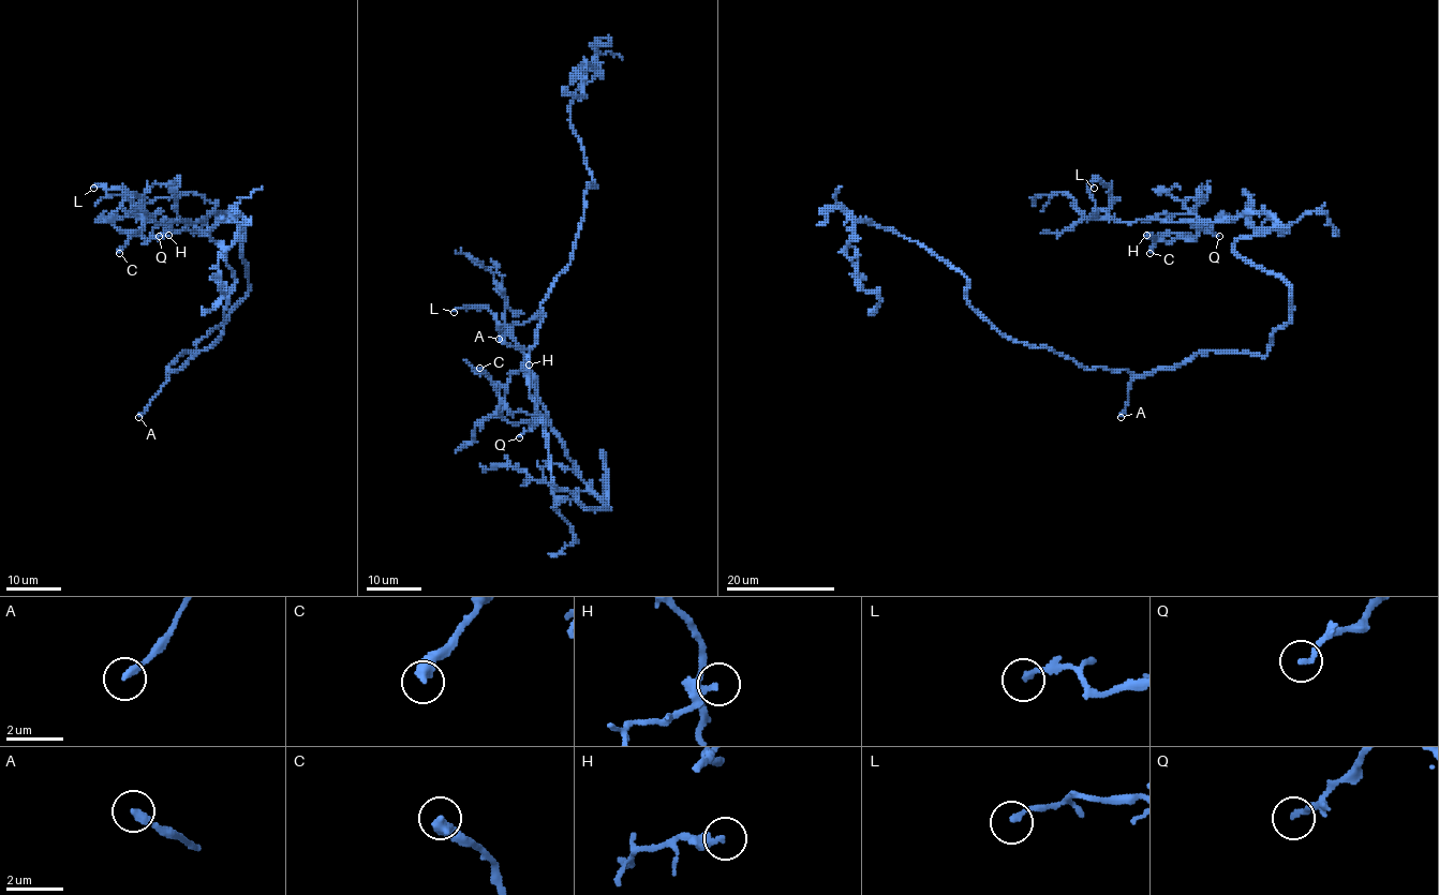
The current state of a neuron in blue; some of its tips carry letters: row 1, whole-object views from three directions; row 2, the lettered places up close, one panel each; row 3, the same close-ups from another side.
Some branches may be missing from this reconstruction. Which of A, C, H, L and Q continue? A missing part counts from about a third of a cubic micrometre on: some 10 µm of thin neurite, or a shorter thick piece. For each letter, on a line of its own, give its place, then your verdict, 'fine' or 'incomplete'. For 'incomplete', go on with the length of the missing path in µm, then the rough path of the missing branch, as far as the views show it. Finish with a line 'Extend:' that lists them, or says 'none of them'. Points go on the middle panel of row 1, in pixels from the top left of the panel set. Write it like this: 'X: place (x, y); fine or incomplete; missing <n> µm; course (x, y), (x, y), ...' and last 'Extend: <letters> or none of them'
A: place (499, 339); incomplete; missing 25 µm
C: place (479, 368); fine
H: place (529, 364); fine
L: place (454, 312); fine
Q: place (519, 437); fine
Extend: A

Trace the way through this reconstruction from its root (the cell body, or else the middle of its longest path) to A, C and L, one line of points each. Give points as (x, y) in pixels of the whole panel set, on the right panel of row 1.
A: (1212, 351), (1199, 353), (1175, 366), (1139, 374), (1130, 384), (1126, 409), (1121, 417)
C: (1212, 351), (1265, 355), (1291, 319), (1290, 287), (1234, 250), (1281, 227), (1197, 220), (1150, 253)
L: (1212, 351), (1265, 355), (1291, 319), (1290, 287), (1234, 250), (1281, 227), (1251, 212), (1119, 223), (1094, 188)

